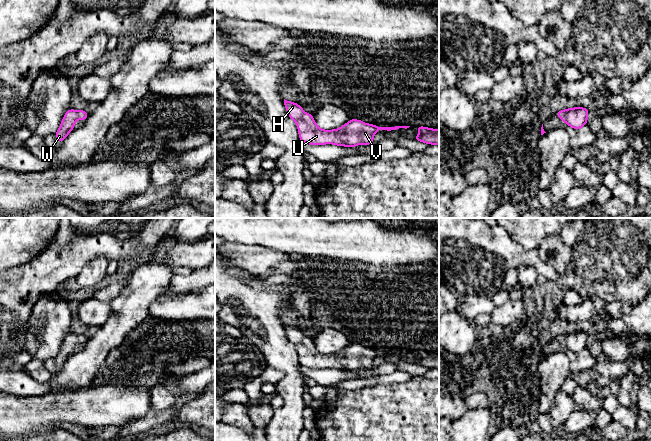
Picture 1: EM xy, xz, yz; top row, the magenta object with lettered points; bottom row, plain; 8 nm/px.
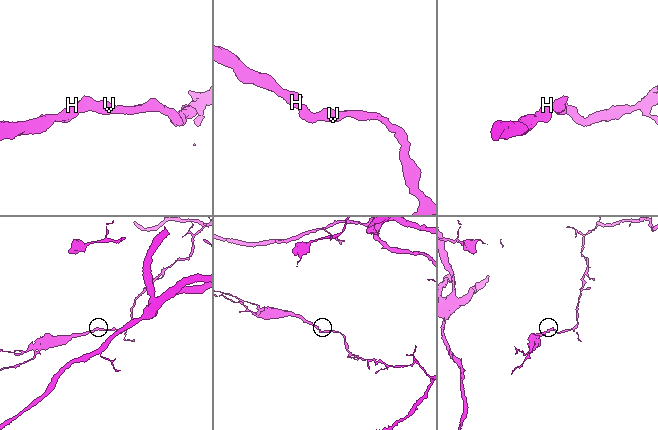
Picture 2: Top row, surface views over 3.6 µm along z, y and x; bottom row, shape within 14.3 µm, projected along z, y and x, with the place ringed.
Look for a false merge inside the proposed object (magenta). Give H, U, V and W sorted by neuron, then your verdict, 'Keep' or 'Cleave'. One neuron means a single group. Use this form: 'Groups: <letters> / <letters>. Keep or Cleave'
Groups: H U V W. Keep

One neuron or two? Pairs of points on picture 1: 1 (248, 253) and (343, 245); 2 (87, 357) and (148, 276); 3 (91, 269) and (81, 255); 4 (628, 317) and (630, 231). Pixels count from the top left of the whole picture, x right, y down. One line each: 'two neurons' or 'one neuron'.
1: two neurons
2: one neuron
3: two neurons
4: two neurons

